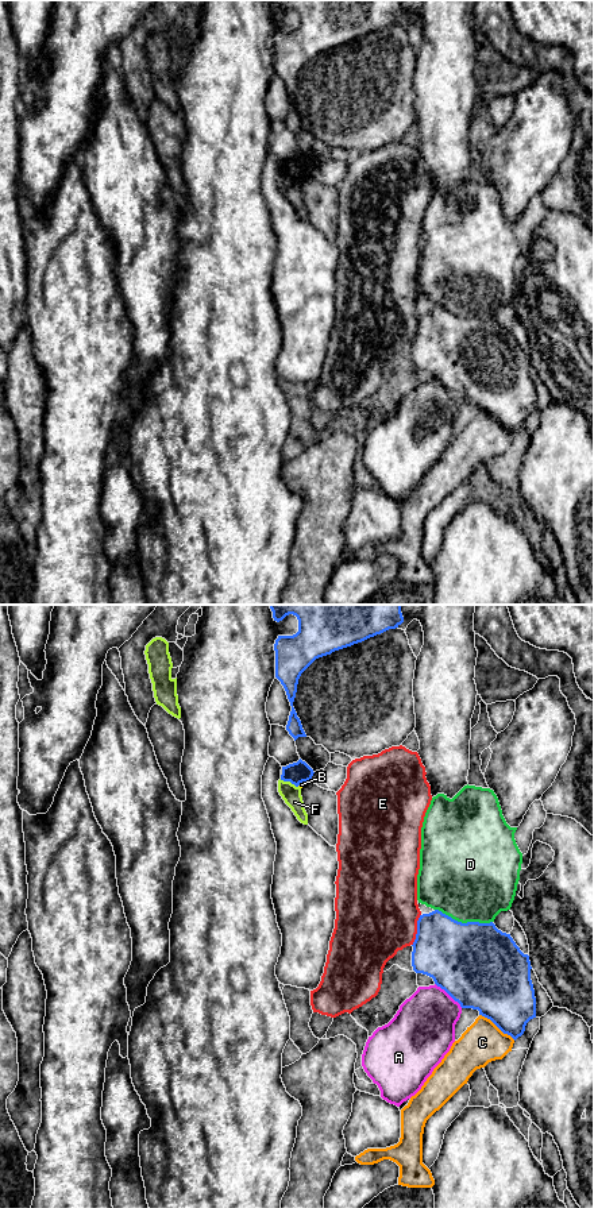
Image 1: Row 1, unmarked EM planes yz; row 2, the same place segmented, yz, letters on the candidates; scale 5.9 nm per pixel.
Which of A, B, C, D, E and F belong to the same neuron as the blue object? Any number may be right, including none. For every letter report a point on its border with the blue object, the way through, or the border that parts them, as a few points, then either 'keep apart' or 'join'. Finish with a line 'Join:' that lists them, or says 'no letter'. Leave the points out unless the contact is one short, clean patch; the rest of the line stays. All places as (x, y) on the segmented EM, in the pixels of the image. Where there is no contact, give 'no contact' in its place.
A: contact yz (448, 994); keep apart
B: contact yz (304, 780); border yz (311, 778), (297, 786); keep apart
C: contact yz (497, 1026); keep apart
D: contact yz (463, 923); keep apart
E: contact yz (417, 930); keep apart
F: contact yz (289, 780); border yz (280, 779), (289, 780), (297, 787); keep apart
Join: no letter

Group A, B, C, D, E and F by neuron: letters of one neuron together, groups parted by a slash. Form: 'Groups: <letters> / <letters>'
Groups: A / B / C / D / E / F

